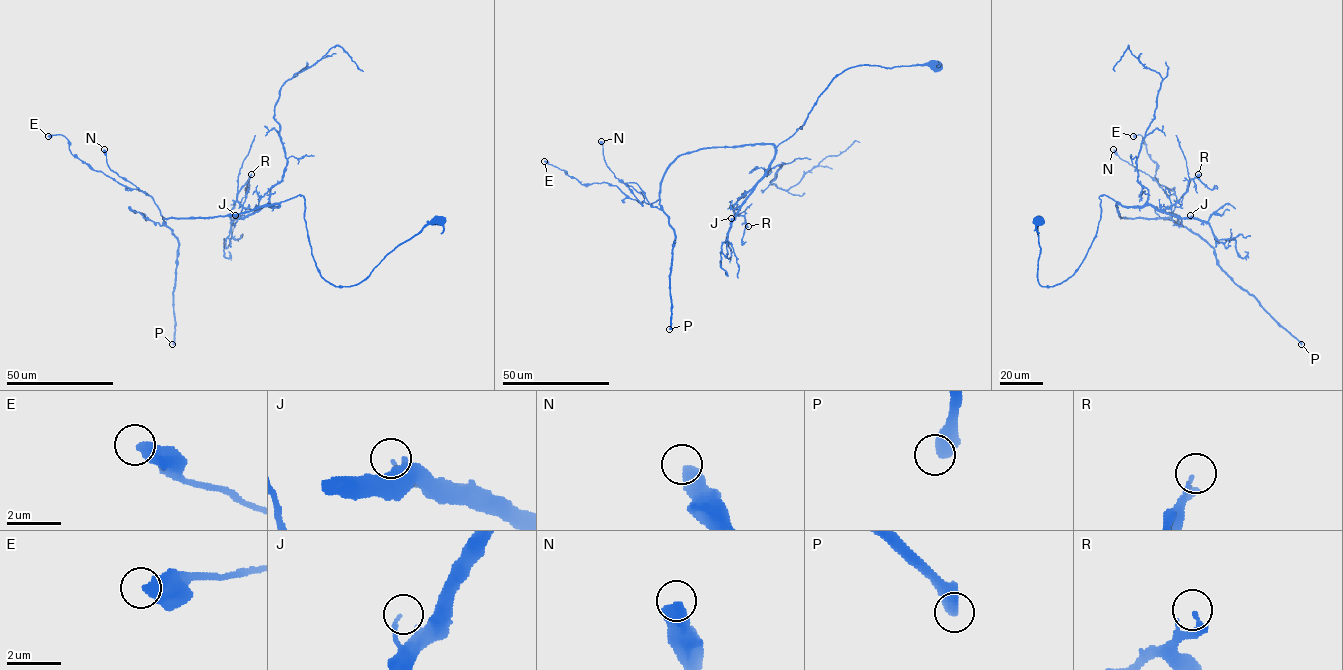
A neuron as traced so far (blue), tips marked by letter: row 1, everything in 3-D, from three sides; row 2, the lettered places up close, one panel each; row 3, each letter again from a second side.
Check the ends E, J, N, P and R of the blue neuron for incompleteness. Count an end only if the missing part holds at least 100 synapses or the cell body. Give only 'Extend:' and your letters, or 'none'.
Extend: P

